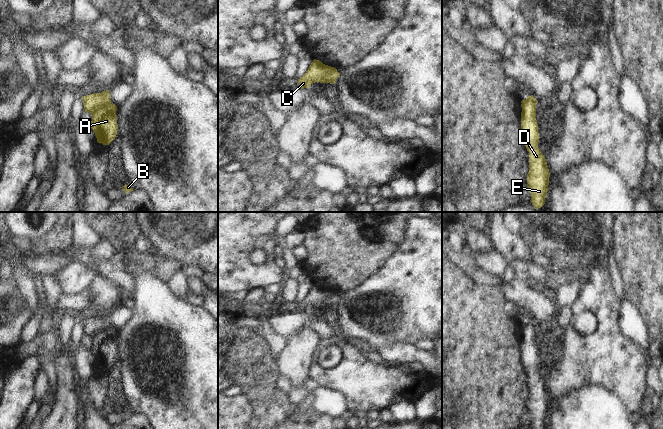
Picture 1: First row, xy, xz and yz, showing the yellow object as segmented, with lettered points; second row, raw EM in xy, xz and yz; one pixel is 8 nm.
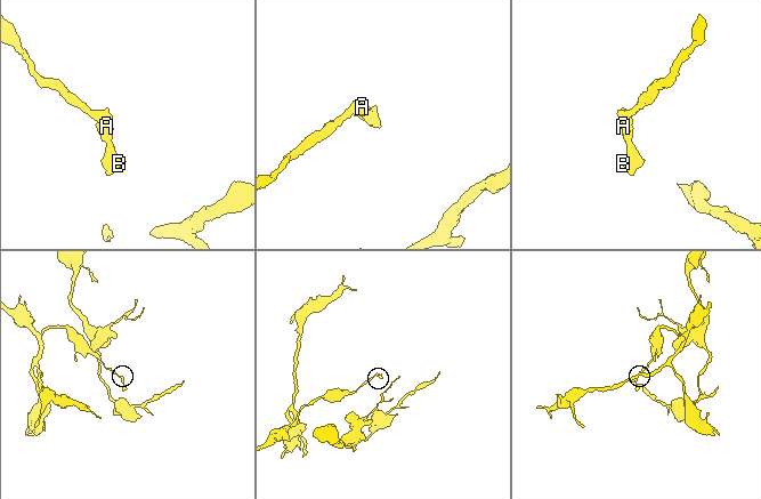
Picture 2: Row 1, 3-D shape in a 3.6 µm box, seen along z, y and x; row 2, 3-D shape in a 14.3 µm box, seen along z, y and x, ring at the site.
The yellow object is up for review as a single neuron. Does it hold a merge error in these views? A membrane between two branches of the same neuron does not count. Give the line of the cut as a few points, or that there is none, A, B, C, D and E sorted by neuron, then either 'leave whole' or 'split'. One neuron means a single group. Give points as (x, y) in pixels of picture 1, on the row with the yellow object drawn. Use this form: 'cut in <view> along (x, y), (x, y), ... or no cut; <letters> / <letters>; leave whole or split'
cut in xy along (110, 102), (98, 106), (91, 113); A B D E / C; split

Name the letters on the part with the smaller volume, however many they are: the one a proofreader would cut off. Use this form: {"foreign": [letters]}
{"foreign": ["A", "B", "D", "E"]}

